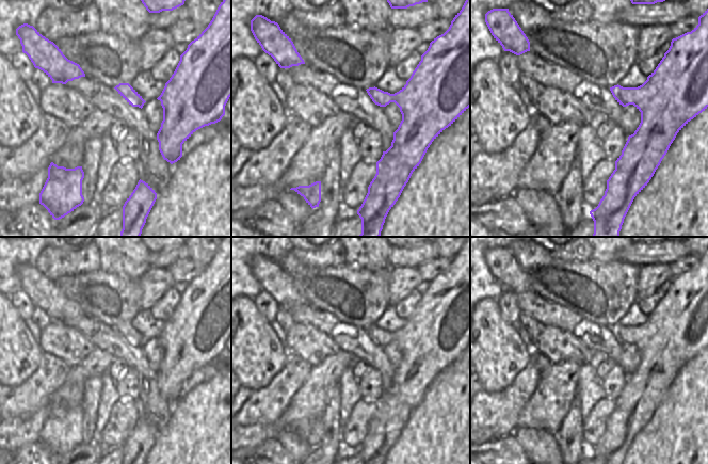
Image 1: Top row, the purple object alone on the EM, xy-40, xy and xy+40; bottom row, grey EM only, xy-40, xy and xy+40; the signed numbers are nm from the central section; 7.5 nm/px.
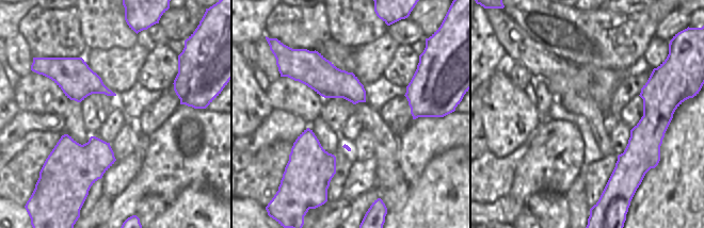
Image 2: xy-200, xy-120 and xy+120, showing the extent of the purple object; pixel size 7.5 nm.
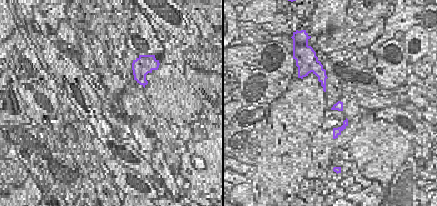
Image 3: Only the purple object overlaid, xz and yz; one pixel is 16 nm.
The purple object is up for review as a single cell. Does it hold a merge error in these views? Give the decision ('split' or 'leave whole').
leave whole

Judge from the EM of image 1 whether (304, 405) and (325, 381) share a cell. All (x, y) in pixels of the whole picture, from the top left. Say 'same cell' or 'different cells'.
same cell

